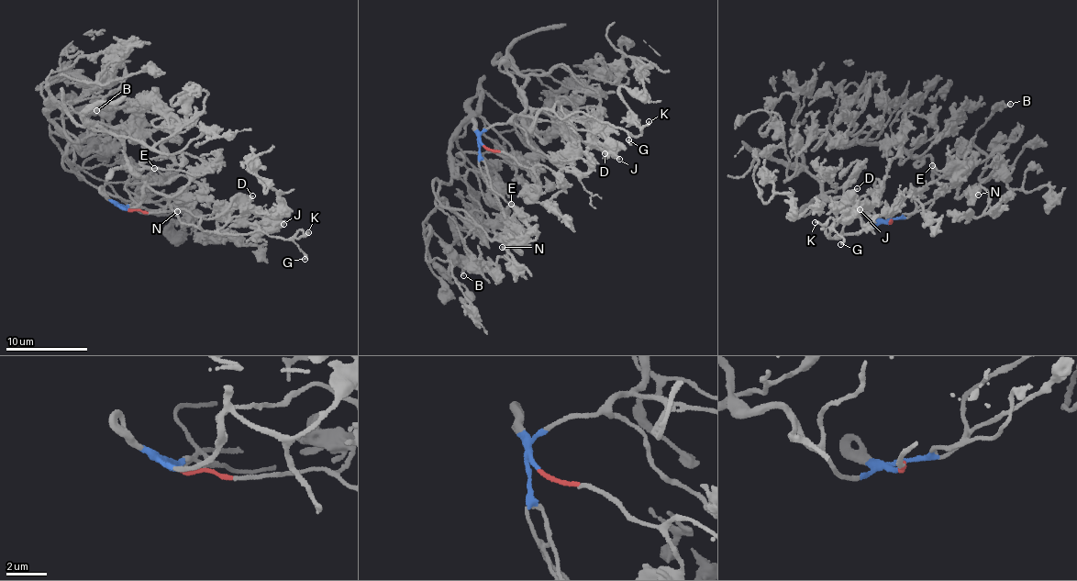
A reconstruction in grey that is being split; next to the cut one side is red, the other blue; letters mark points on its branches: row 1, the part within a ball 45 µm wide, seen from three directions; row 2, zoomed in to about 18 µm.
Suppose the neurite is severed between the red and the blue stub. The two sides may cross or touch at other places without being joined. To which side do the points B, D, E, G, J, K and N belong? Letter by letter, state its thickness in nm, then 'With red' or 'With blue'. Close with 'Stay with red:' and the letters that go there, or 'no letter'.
B: Thickness 280 nm. With blue
D: Thickness 240 nm. With blue
E: Thickness 150 nm. With blue
G: Thickness 190 nm. With blue
J: Thickness 320 nm. With blue
K: Thickness 220 nm. With blue
N: Thickness 160 nm. With blue
Stay with red: no letter

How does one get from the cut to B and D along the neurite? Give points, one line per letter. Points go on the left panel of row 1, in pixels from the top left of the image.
B: (127, 208), (189, 197), (162, 206), (122, 199), (70, 170), (74, 146), (49, 124), (96, 109)
D: (127, 208), (119, 206), (137, 207), (150, 187), (181, 222), (198, 228), (203, 217), (252, 195)

